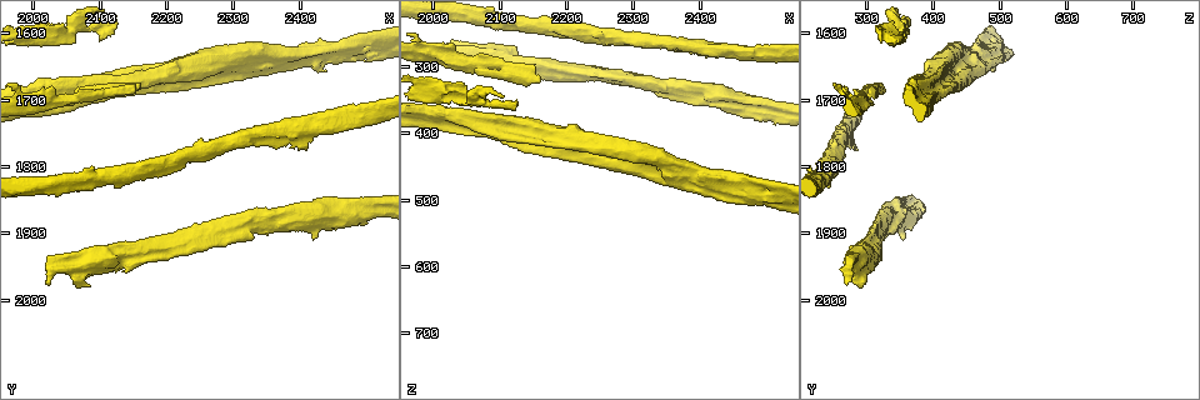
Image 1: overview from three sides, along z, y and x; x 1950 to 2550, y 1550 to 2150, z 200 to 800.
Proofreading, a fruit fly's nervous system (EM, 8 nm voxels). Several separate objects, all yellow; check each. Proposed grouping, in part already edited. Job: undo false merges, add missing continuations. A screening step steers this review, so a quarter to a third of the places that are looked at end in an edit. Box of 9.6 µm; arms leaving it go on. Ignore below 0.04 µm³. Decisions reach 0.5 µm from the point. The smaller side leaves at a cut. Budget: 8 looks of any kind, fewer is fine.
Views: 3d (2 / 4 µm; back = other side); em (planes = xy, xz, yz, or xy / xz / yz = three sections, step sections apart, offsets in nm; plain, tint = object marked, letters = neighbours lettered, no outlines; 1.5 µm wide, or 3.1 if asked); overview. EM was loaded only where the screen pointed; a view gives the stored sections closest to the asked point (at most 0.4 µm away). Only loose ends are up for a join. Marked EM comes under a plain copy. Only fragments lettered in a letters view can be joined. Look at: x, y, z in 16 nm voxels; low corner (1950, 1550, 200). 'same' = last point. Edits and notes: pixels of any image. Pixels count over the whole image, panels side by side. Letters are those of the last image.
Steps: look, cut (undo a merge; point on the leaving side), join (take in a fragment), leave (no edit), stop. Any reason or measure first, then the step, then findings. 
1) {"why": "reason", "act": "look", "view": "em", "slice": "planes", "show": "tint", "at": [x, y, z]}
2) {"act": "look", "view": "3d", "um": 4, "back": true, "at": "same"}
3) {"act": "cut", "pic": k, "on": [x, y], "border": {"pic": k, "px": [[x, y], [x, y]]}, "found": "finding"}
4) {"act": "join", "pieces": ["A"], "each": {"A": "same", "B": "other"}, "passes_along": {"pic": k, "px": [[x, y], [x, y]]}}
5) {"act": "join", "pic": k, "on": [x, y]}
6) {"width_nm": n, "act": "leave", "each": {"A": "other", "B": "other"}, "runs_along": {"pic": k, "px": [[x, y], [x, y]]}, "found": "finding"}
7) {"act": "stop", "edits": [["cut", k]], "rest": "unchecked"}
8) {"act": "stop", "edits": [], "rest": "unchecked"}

{"why": "branch stops here", "act": "look", "view": "em", "slice": "xy", "step": 8, "show": "tint", "at": [2050, 1705, 395]}

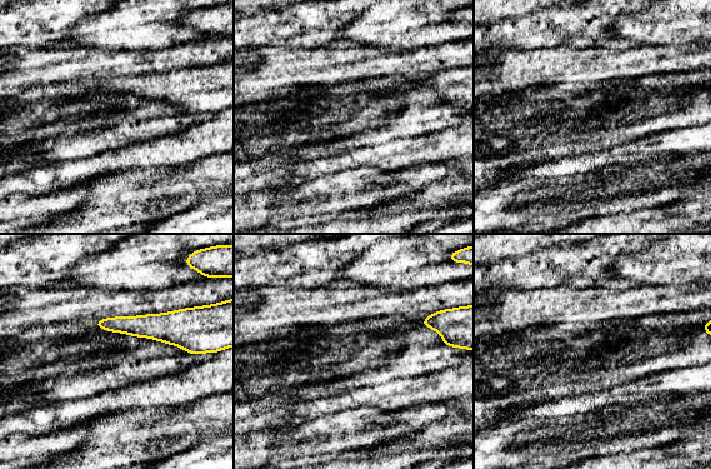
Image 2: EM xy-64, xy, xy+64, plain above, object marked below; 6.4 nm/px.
{"act": "look", "view": "em", "slice": "planes", "show": "letters", "at": "same"}

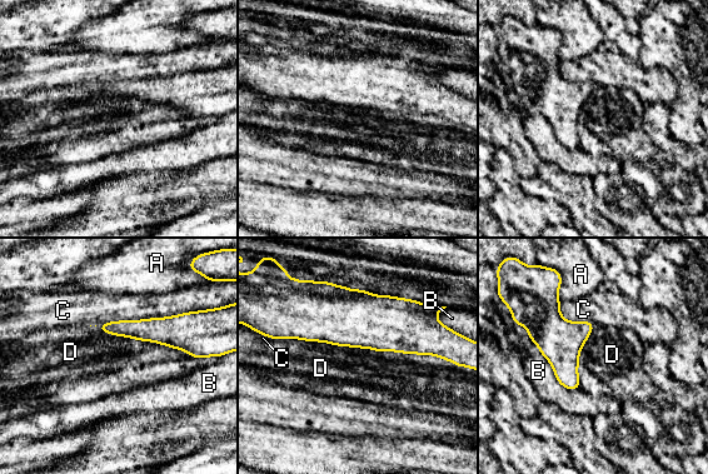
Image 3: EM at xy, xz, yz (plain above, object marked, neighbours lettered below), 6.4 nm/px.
{"width_nm": 280, "act": "leave", "each": {"A": "other", "B": "other", "C": "other", "D": "other"}, "runs_along": {"pic": 3, "px": [[103, 327], [170, 330], [190, 350]]}, "found": "no lettered fragment goes on from it"}

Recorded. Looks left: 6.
{"why": "free end", "act": "look", "view": "em", "slice": "xy", "step": 4, "show": "letters", "at": [2095, 1685, 285]}

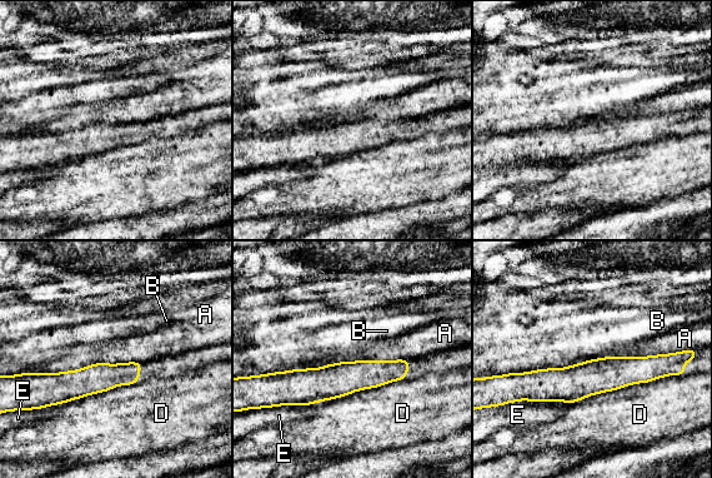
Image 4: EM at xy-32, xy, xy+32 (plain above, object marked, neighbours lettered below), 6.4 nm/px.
{"width_nm": 140, "longest_contact_nm": ["A", 700], "act": "leave", "each": {"A": "other", "B": "other", "D": "other", "E": "other"}, "found": "no lettered fragment goes on from it"}

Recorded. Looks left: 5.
{"why": "an open end", "act": "look", "view": "em", "slice": "planes", "show": "letters", "at": [2020, 1980, 265]}

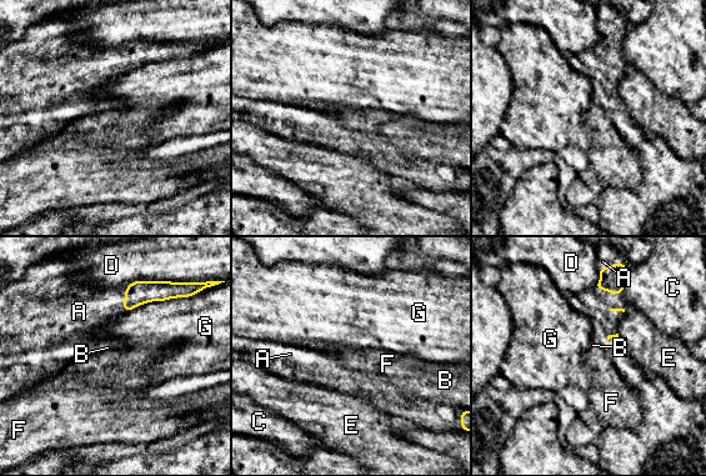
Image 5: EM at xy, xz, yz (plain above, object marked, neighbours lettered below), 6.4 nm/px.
{"act": "join", "pieces": ["A"], "each": {"A": "same", "B": "other", "C": "other", "D": "other", "E": "other", "F": "other", "G": "other"}, "passes_along": {"pic": 5, "px": [[138, 292], [125, 296], [89, 309]]}, "found": "the neuron continues"}

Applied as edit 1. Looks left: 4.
{"act": "stop", "edits": [["join", 5]], "rest": "unchecked"}

